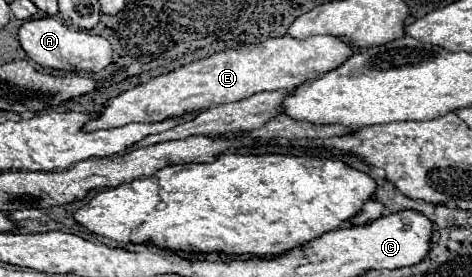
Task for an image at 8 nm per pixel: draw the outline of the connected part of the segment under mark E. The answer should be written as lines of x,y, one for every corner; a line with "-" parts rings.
279,36
259,44
223,50
209,58
185,64
169,74
151,78
149,82
143,82
111,98
105,104
101,118
87,122
83,130
119,128
131,122
159,122
165,118
181,116
185,112
237,102
265,90
293,90
307,80
317,80
321,74
339,68
343,62
347,62
347,58
351,58
353,52
357,52
357,48
337,36
309,36
305,40

